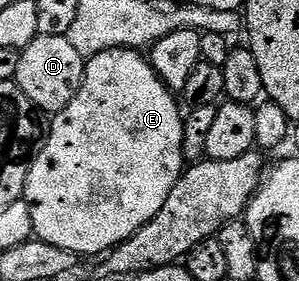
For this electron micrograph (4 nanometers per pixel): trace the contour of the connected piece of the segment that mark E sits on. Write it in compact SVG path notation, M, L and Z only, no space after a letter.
M110 49L101 51L101 55L90 58L86 62L83 71L83 82L73 99L73 103L67 109L54 114L51 130L46 130L45 144L34 154L31 162L31 170L27 176L27 182L23 188L22 200L27 202L29 215L33 215L34 236L40 241L49 243L58 249L64 249L76 255L91 257L94 253L100 255L116 249L122 241L127 241L141 227L145 227L165 207L165 199L169 191L178 183L185 168L185 158L183 156L183 119L184 114L179 113L180 102L176 94L167 88L167 84L157 75L157 71L150 63L150 60L140 50L137 49Z

